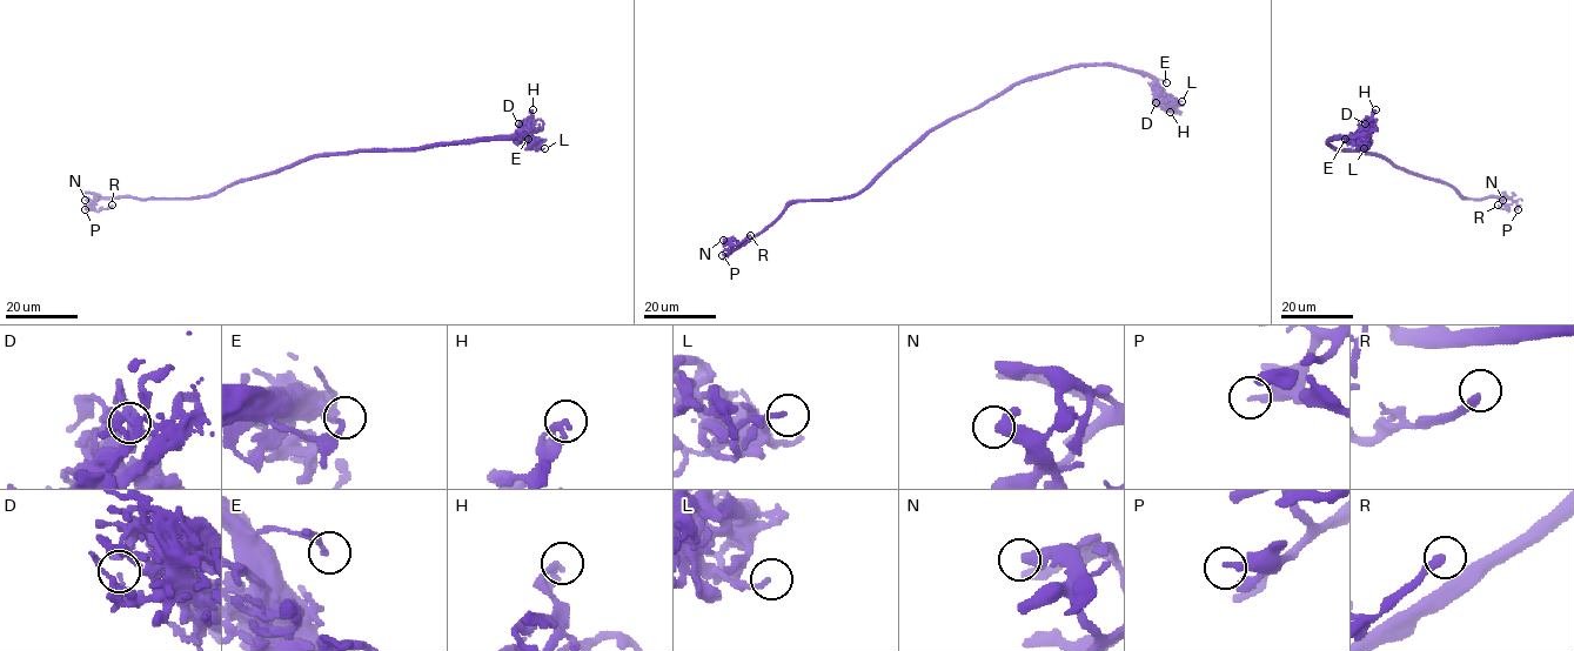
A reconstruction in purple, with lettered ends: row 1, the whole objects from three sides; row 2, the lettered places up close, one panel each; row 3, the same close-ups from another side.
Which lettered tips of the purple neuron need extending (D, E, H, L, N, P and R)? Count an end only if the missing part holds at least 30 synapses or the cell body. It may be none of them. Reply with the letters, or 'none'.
P

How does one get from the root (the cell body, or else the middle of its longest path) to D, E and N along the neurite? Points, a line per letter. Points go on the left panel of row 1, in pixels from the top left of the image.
D: (302, 161), (315, 156), (414, 150), (442, 142), (513, 139), (518, 136), (515, 132), (518, 123)
E: (302, 161), (315, 156), (414, 150), (442, 142), (528, 139)
N: (302, 161), (236, 181), (221, 192), (202, 196), (98, 195), (85, 200)

